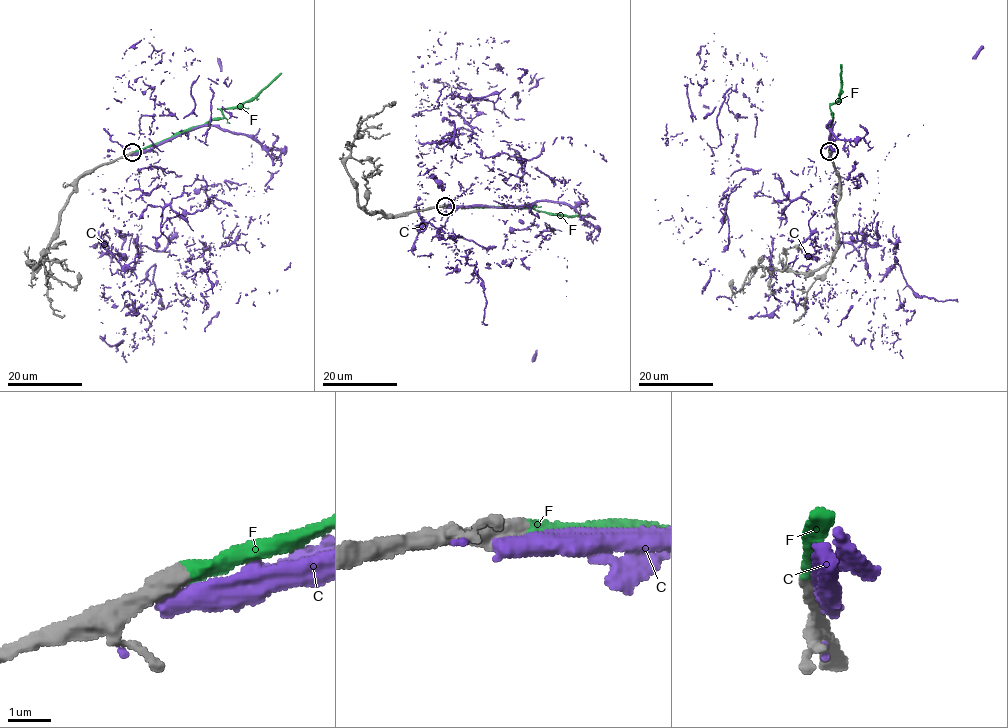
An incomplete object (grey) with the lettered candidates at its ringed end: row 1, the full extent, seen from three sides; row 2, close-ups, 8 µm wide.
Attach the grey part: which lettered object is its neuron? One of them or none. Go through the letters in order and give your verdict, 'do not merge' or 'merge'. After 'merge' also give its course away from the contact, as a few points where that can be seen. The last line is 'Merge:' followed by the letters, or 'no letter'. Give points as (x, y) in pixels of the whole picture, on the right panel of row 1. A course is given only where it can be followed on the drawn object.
C: do not merge
F: merge; course (829, 151), (833, 114), (830, 109), (840, 93), (841, 65)
Merge: F

